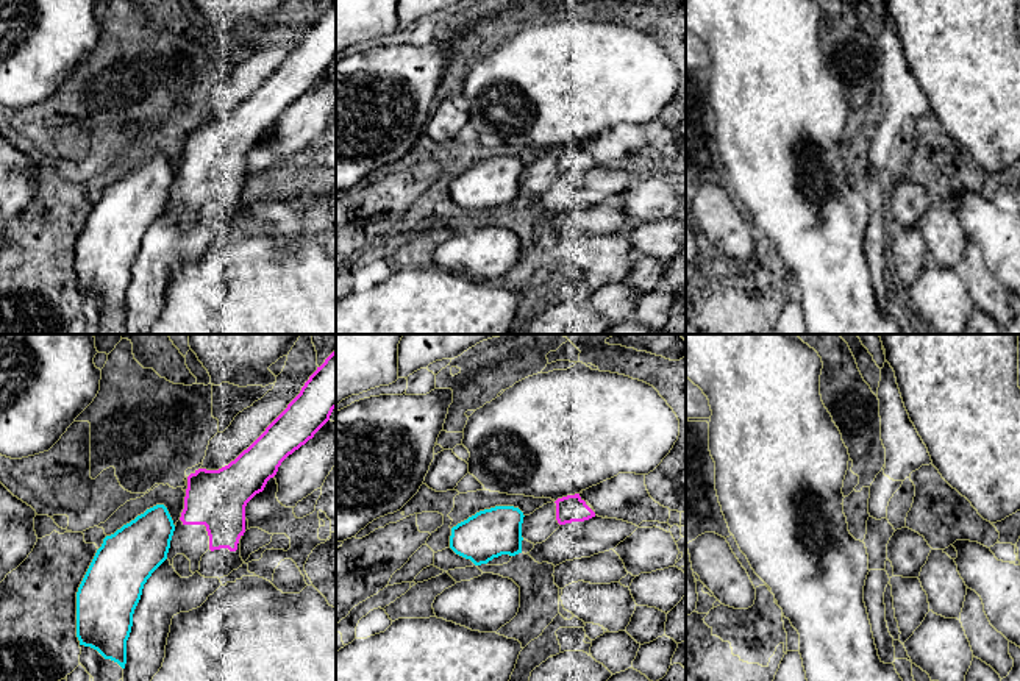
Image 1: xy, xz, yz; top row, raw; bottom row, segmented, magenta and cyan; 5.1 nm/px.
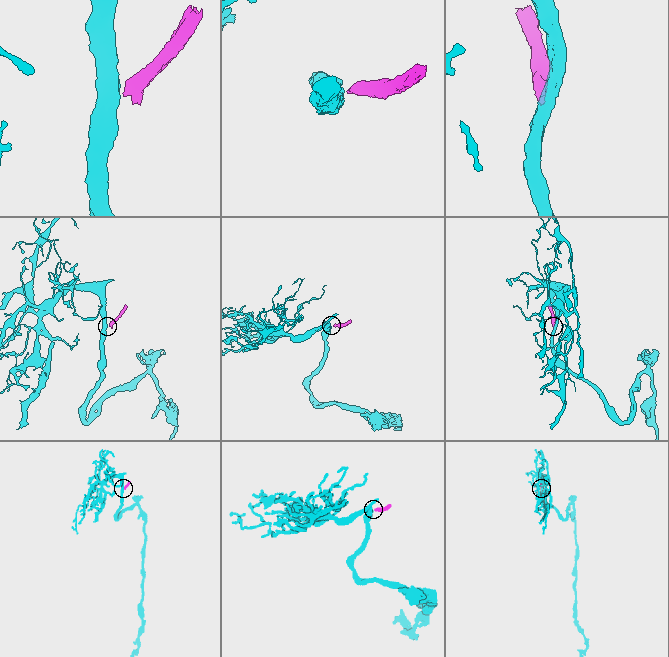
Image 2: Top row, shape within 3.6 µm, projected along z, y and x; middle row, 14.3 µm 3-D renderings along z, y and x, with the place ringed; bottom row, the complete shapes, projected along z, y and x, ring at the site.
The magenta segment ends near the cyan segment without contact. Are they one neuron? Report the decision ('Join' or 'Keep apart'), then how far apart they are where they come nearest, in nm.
Keep apart. Distance 40 nm

